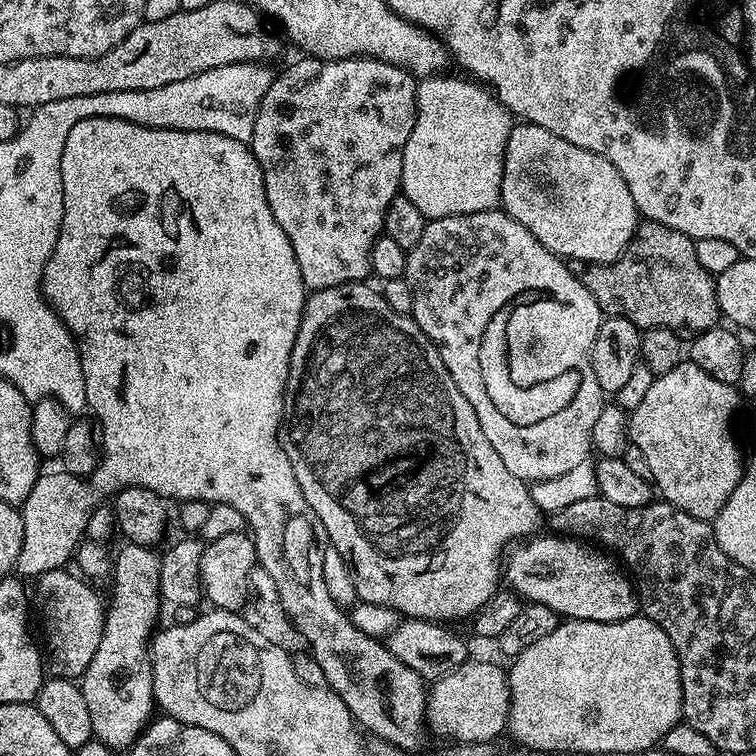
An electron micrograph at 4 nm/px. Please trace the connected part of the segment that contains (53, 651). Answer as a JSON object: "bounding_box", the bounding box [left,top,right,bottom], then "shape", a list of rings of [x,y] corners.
{"bounding_box":[32,567,106,680],"shape":[[[63,567],[37,577],[34,582],[36,588],[33,587],[32,594],[46,630],[44,648],[51,673],[57,677],[76,680],[83,677],[95,651],[98,650],[104,633],[106,606],[83,577],[68,571],[69,569]]]}

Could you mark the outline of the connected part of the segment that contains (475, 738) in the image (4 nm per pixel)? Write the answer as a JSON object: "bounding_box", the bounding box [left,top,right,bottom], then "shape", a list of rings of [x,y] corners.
{"bounding_box":[426,659,510,743],"shape":[[[469,659],[458,666],[450,674],[433,680],[428,693],[428,714],[426,723],[433,733],[449,736],[448,740],[462,743],[486,743],[495,741],[499,732],[503,733],[508,726],[508,711],[510,710],[510,690],[508,689],[508,674],[502,667],[491,664],[488,660]]]}

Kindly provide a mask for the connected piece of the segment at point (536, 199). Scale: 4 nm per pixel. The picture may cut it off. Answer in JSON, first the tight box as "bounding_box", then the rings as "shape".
{"bounding_box":[500,122,641,264],"shape":[[[527,122],[513,123],[510,130],[510,138],[506,142],[506,154],[504,155],[504,169],[502,170],[502,186],[500,187],[500,204],[503,211],[509,216],[513,216],[546,250],[550,250],[555,255],[565,255],[573,260],[580,260],[584,264],[612,264],[628,248],[628,243],[636,234],[636,226],[641,223],[640,212],[634,206],[634,198],[630,195],[630,186],[626,186],[626,178],[618,174],[618,170],[606,158],[594,154],[590,150],[582,150],[582,146],[574,146],[574,142],[566,142],[566,138],[558,138],[558,134],[550,134],[550,130],[542,130],[542,126],[529,124]]]}

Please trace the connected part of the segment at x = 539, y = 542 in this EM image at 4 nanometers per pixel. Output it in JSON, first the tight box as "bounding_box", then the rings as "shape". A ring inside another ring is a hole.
{"bounding_box":[502,535,639,624],"shape":[[[533,535],[517,543],[507,553],[502,564],[502,576],[507,587],[521,601],[550,606],[550,610],[567,619],[604,624],[624,621],[639,613],[639,597],[635,585],[630,584],[631,579],[622,574],[607,553],[573,537],[540,535]]]}

